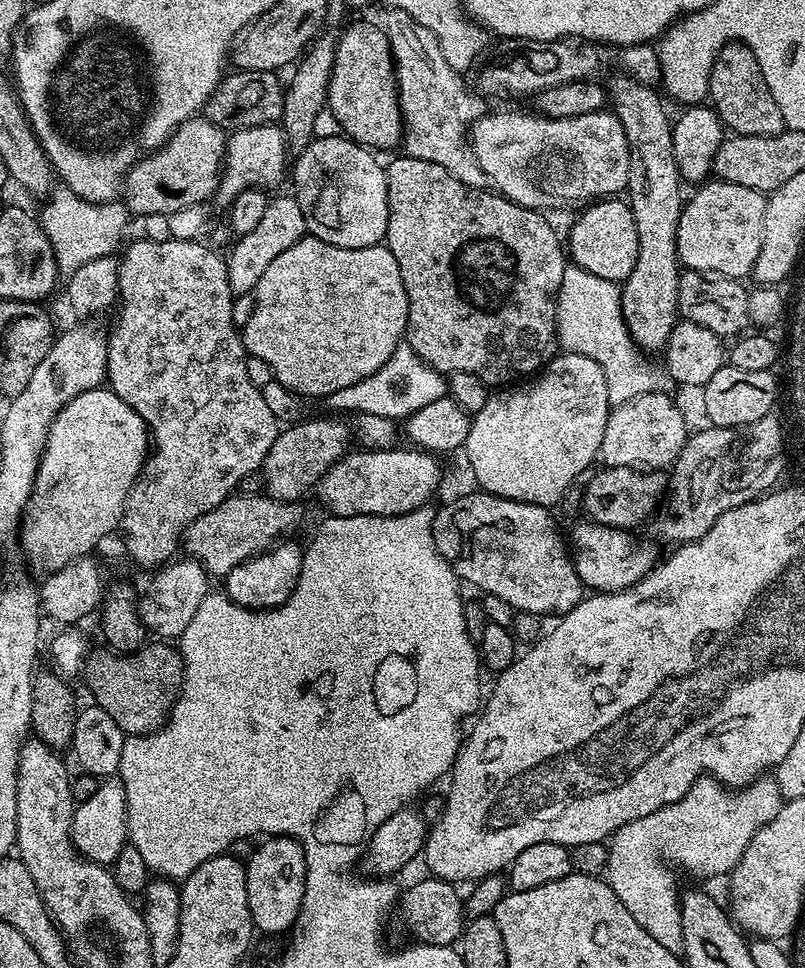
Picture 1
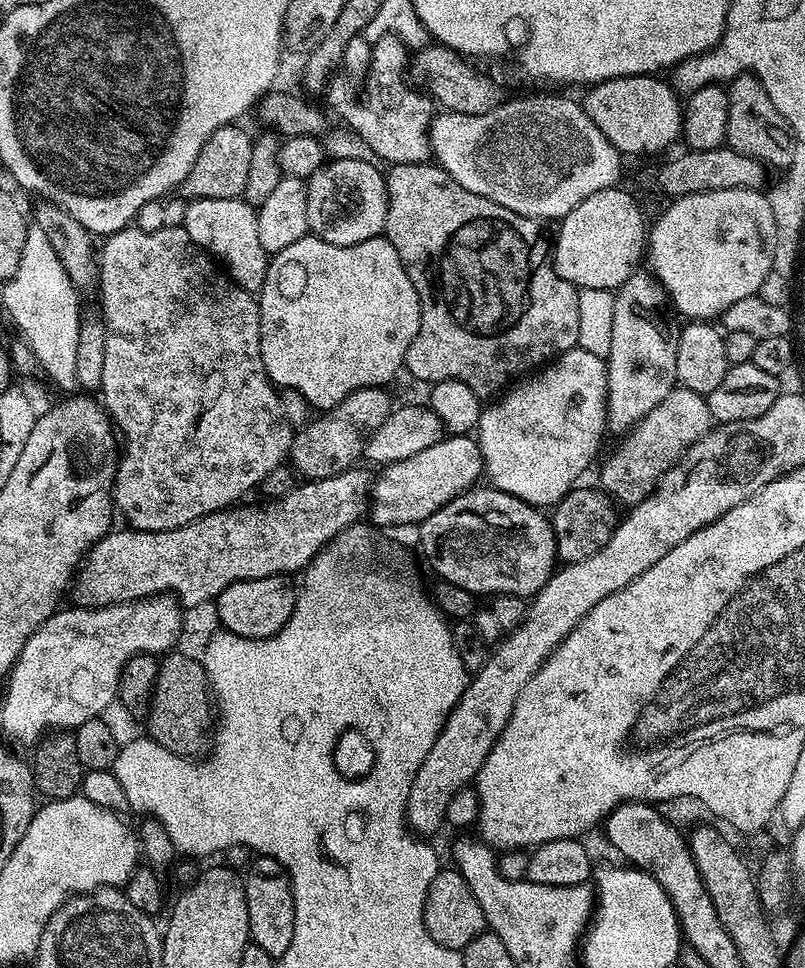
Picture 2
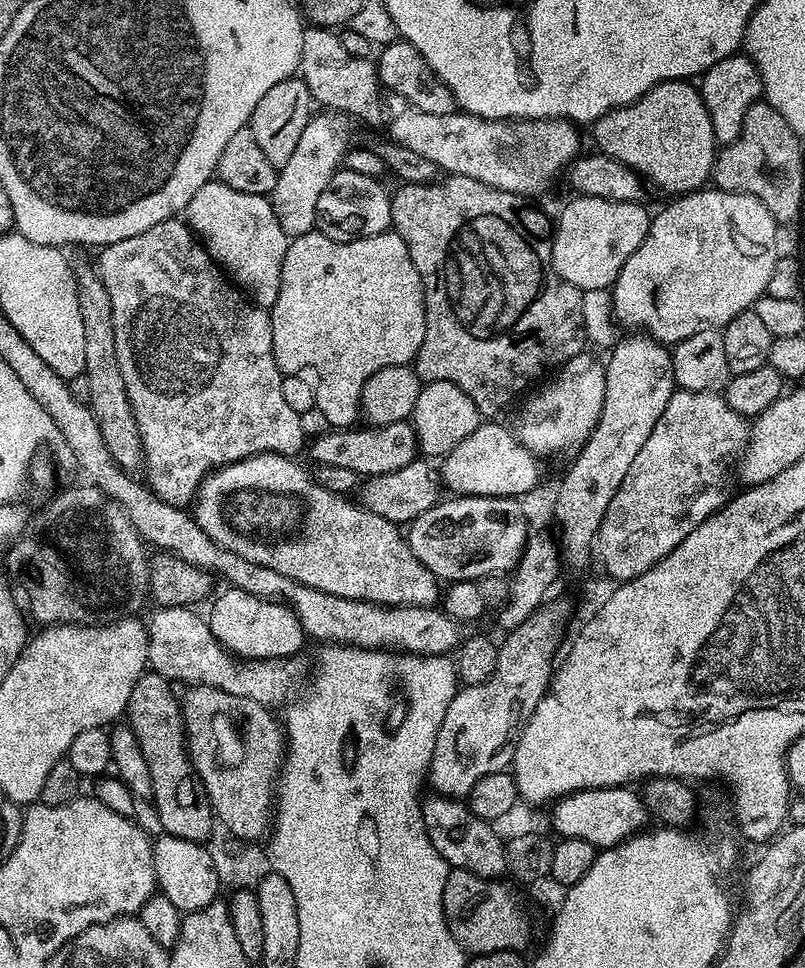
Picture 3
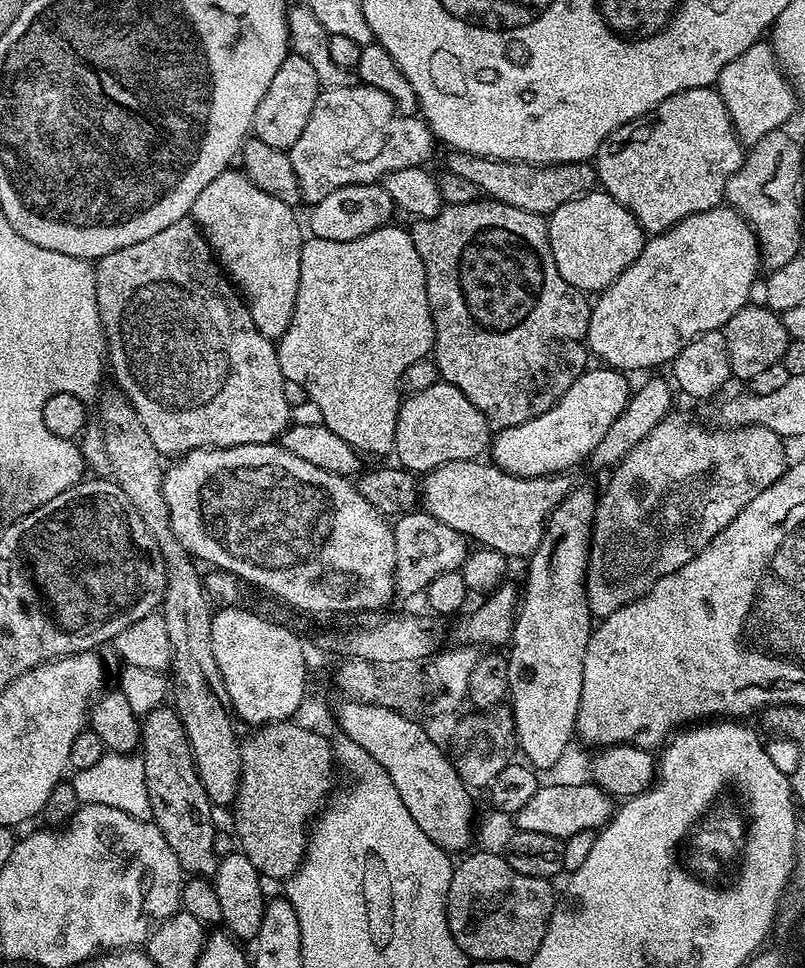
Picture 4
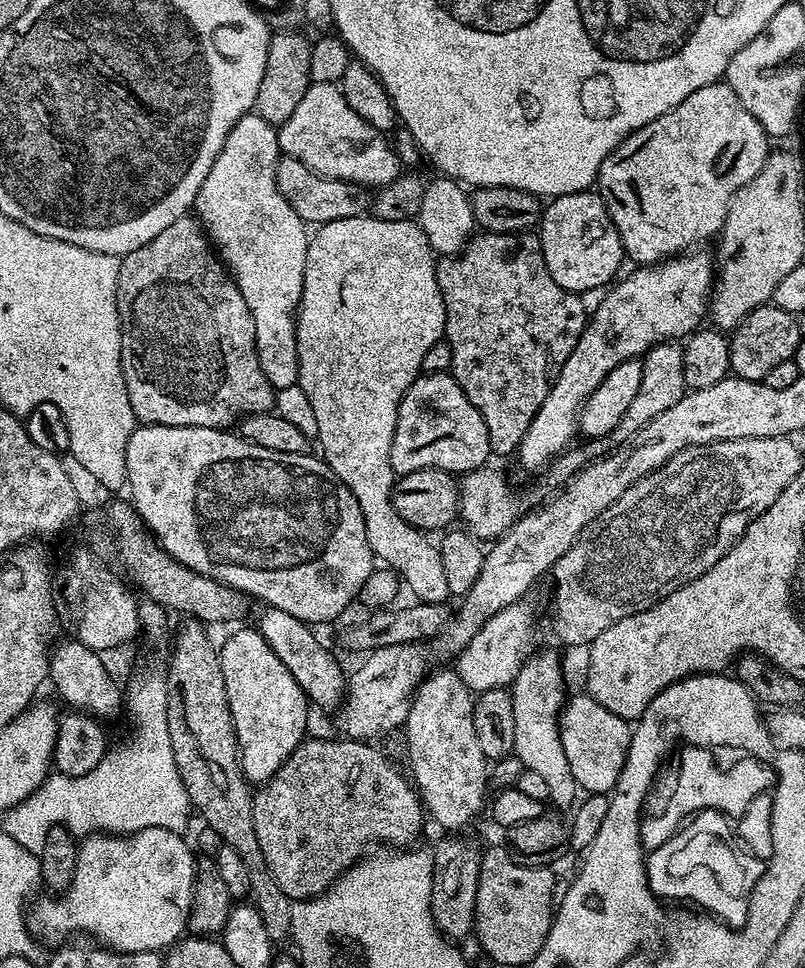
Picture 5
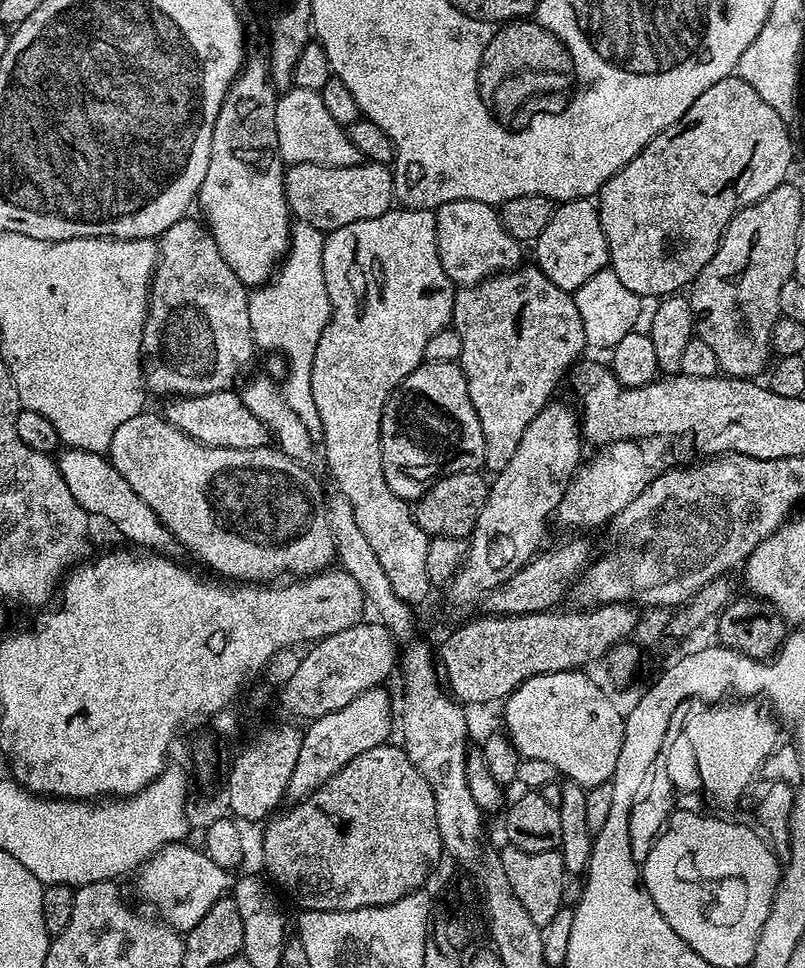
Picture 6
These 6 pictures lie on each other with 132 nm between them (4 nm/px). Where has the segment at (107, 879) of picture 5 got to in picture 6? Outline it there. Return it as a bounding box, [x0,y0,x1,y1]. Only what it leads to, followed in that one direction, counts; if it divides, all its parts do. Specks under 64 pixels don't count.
[135,842,232,934]

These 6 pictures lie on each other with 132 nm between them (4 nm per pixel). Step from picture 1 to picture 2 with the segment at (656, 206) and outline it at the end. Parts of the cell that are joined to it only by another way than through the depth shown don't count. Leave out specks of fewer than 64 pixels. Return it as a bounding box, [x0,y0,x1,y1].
[607,270,678,434]

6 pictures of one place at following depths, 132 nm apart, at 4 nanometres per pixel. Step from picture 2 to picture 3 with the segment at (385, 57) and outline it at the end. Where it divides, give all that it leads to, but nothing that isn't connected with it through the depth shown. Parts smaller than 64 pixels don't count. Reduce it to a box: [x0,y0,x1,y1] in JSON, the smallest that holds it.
[298,26,382,124]

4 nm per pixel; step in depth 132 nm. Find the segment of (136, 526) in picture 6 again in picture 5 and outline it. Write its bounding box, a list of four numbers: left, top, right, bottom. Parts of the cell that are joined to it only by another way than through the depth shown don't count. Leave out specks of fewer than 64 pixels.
[258,607,346,709]

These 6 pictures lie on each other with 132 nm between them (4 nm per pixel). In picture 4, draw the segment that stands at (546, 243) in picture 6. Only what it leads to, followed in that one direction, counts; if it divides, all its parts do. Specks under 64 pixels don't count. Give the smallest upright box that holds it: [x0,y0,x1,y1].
[547,190,646,294]

